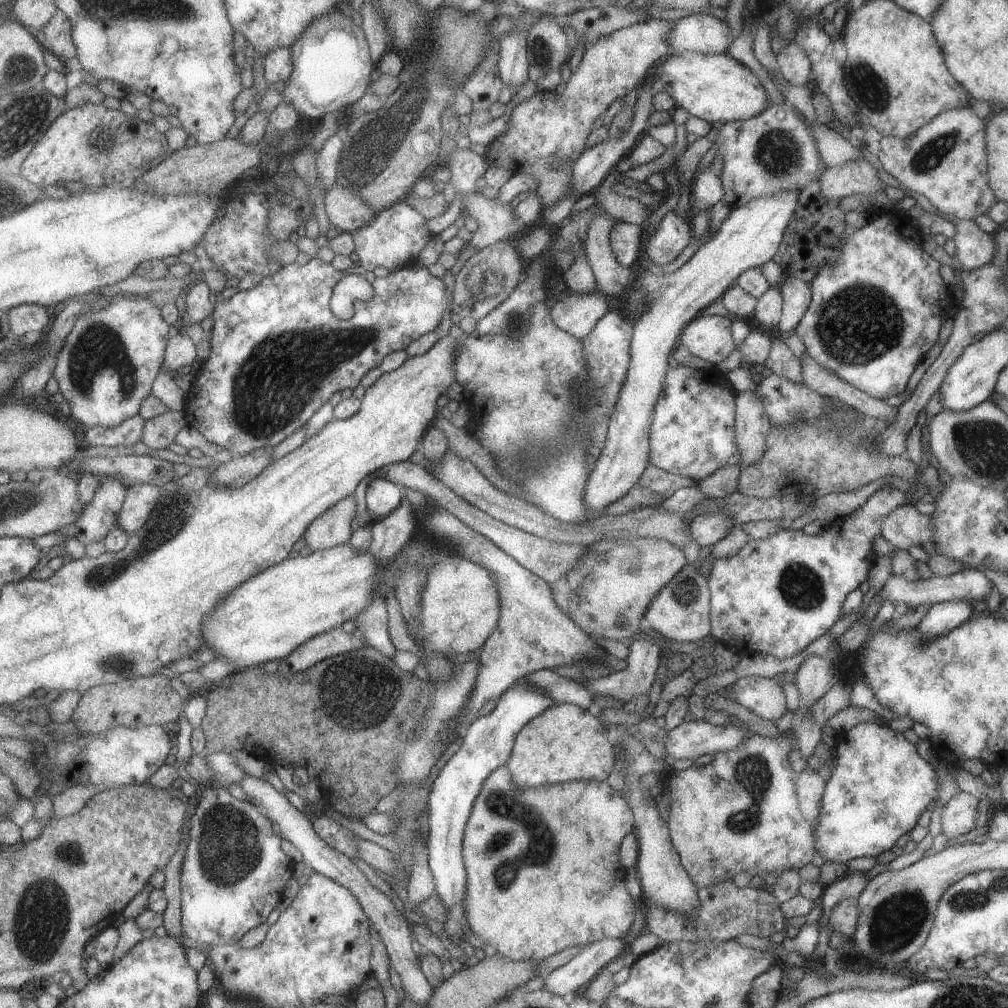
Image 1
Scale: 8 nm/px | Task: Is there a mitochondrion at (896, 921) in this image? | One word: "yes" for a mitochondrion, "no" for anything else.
yes

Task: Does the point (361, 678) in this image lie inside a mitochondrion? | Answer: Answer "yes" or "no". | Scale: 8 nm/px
yes

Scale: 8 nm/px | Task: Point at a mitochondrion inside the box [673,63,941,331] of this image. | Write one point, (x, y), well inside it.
(780, 153)

